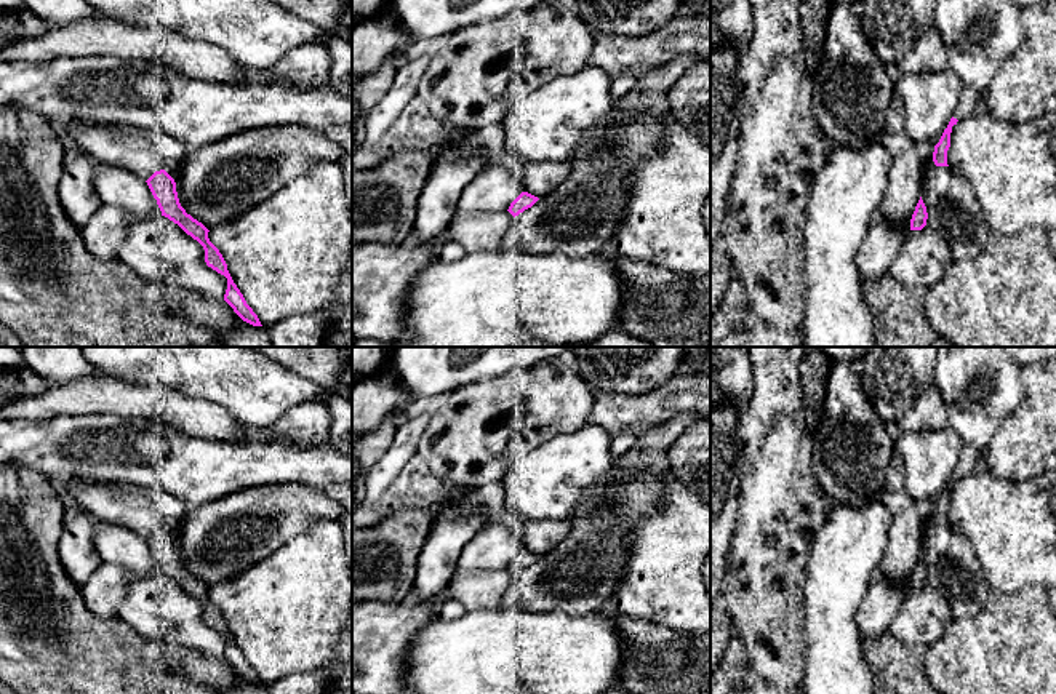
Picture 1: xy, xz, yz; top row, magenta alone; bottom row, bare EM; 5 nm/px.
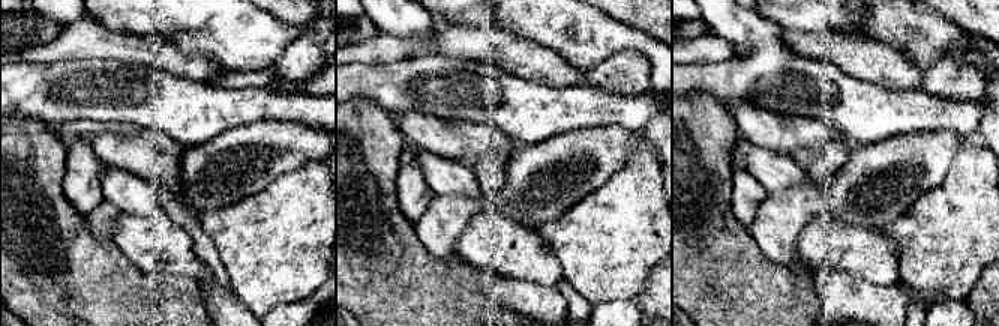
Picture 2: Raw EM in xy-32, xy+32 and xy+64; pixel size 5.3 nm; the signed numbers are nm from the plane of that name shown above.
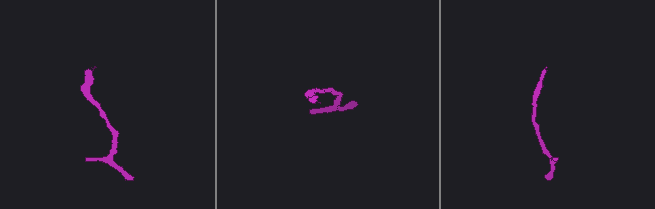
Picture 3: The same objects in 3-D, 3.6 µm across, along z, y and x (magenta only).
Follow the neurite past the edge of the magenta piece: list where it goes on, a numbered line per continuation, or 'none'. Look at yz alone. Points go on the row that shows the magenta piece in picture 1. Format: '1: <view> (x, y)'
1: yz (980, 35)

